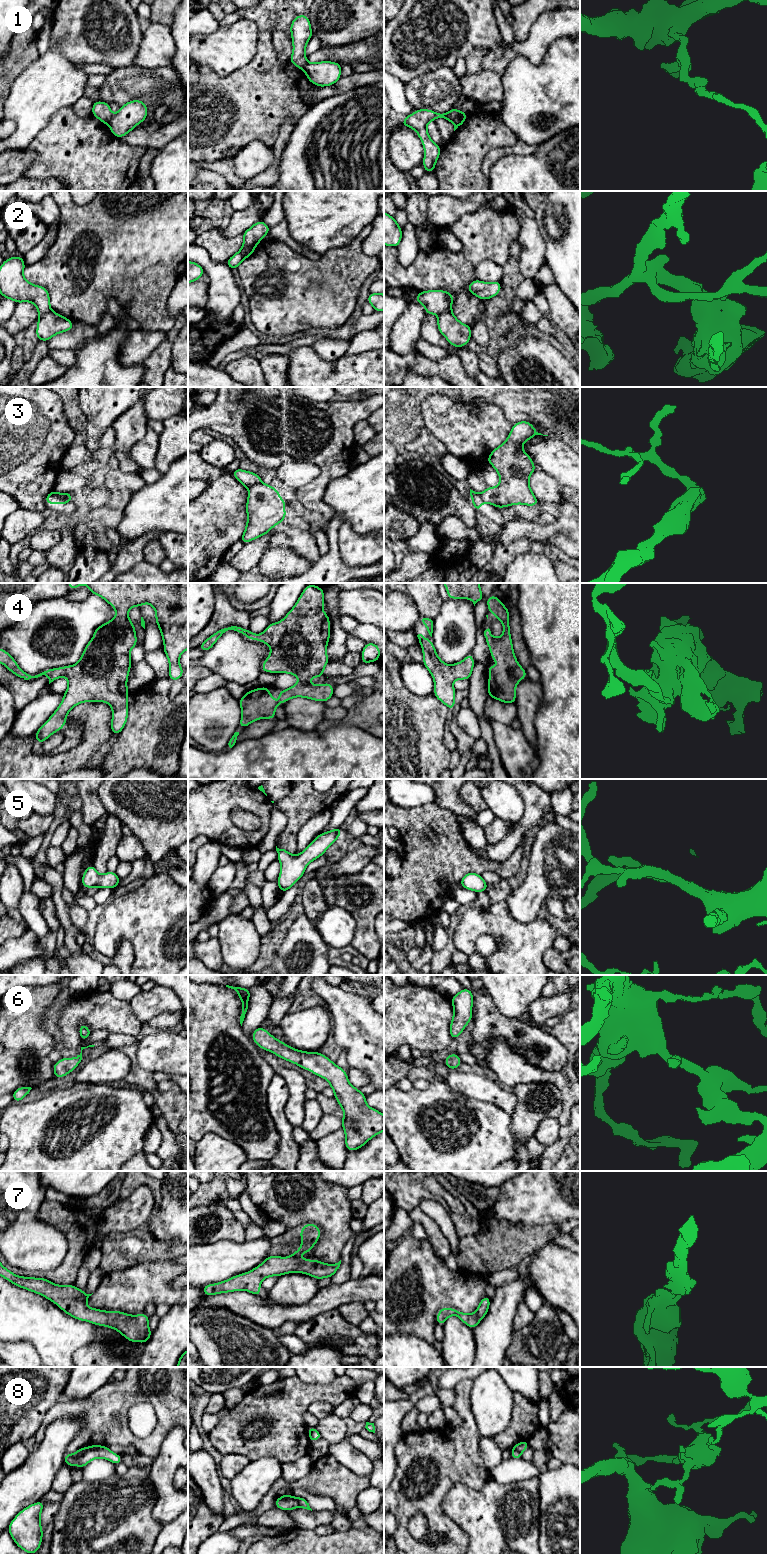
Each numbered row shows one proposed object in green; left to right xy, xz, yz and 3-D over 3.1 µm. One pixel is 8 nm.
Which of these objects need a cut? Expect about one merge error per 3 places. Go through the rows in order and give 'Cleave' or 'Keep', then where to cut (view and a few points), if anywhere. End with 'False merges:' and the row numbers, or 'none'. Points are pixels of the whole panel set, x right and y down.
1: Cleave. Split along yz (462, 112), (452, 122)
2: Cleave. Split along xz (255, 245), (249, 246), (244, 250), (243, 258)
3: Cleave. Split along xy (57, 493), (69, 501)
4: Keep. No split
5: Keep. No split
6: Keep. No split
7: Keep. No split
8: Cleave. Split along xy (103, 1446), (88, 1448), (78, 1457), (74, 1457), (71, 1454)
False merges: 1, 2, 3, 8

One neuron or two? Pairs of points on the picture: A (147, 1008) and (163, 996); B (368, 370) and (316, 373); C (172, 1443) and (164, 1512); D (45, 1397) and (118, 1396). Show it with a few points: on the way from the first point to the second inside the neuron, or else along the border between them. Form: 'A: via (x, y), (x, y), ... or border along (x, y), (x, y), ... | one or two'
A: via (151, 1004), (159, 1000) | one
B: via (355, 375), (329, 375) | one
C: via (169, 1460), (165, 1465), (165, 1495) | one
D: border along (63, 1396), (45, 1414) | two

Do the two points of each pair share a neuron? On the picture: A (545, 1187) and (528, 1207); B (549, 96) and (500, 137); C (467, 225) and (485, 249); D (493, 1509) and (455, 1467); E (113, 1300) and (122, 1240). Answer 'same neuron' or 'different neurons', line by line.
A: same neuron
B: different neurons
C: same neuron
D: different neurons
E: different neurons

